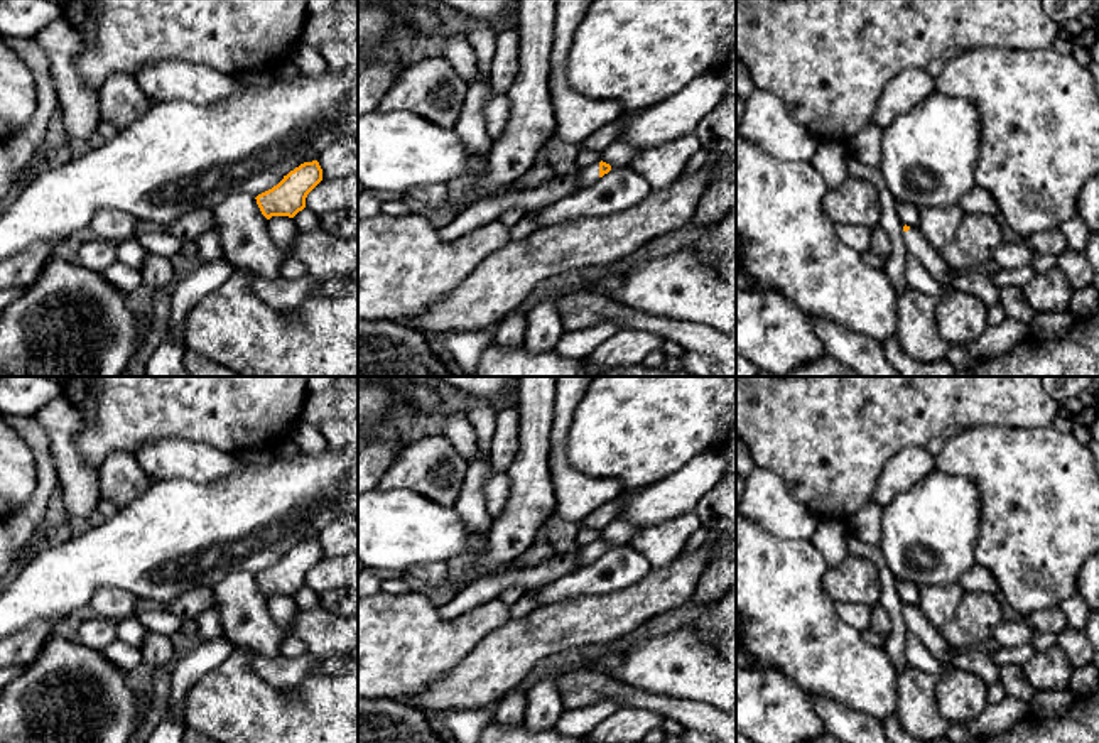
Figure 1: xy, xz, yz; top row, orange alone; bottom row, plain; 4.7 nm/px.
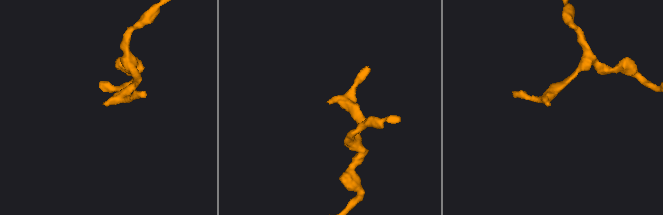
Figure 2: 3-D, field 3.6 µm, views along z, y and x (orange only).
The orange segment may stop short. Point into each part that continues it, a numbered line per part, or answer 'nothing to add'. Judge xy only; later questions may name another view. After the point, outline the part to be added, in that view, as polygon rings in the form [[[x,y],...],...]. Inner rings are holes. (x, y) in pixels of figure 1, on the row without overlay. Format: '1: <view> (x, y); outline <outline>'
nothing to add

